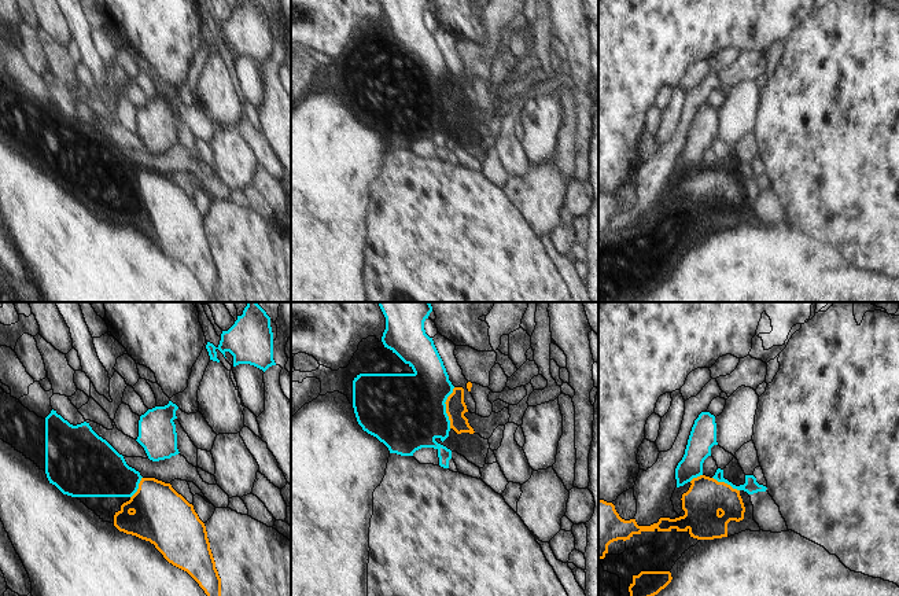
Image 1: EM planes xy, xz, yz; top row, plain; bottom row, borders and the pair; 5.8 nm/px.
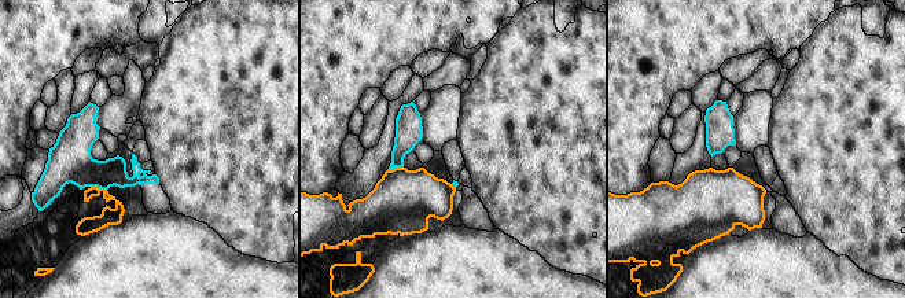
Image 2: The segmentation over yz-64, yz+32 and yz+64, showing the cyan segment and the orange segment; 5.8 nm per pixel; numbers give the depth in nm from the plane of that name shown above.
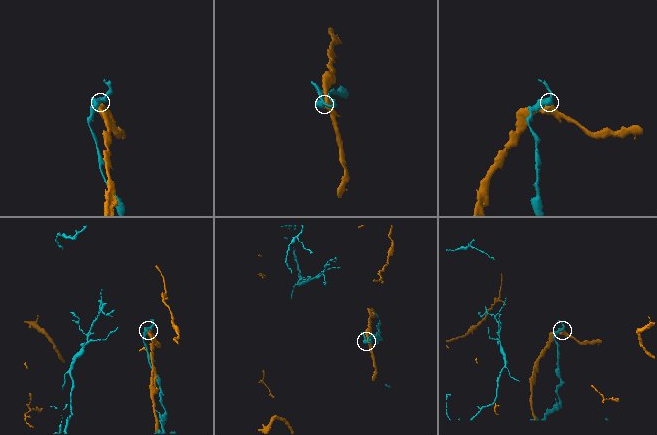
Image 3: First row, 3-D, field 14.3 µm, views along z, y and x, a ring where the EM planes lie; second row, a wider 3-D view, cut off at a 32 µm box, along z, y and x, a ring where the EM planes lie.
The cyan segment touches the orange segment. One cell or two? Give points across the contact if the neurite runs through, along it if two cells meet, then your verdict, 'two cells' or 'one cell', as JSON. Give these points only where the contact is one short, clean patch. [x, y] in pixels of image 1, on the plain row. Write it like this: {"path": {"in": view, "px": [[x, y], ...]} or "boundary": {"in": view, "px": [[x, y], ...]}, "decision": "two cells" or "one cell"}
{"boundary": {"in": "xz", "px": [[454, 80], [445, 95], [449, 120]]}, "decision": "two cells"}

